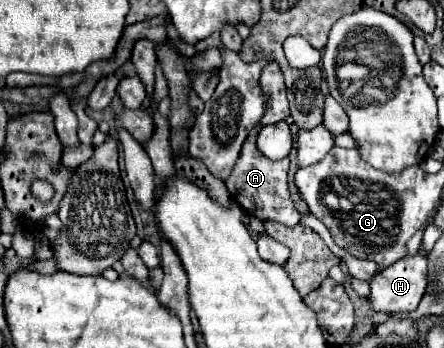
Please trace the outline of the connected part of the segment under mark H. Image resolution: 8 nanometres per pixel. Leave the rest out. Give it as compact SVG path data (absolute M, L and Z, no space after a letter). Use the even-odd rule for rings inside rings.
M417 252L415 256L401 258L393 266L379 270L371 280L371 294L367 300L369 300L369 306L381 314L413 312L419 306L425 286L427 286L427 258L421 252Z

